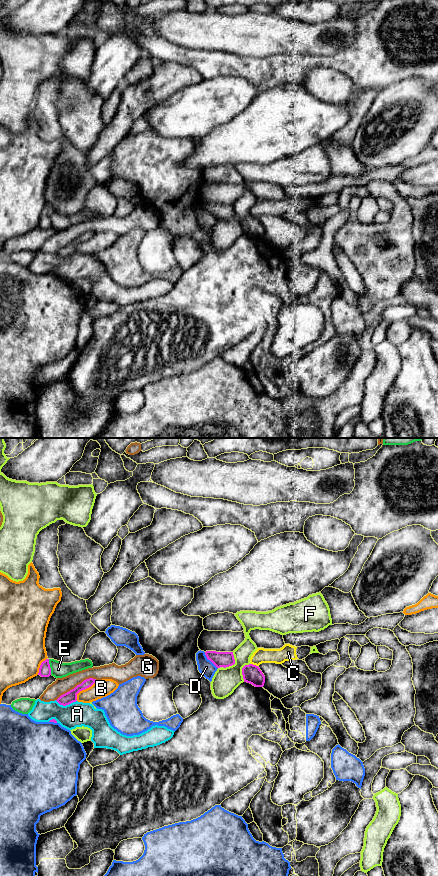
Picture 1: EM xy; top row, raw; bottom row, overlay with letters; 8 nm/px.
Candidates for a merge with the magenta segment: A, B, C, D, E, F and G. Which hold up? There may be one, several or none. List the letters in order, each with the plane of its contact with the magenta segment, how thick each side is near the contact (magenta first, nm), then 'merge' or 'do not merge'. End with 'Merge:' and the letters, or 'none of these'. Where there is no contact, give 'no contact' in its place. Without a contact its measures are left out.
A: meets magenta in xy; 90 nm thick on the magenta side, 200 nm on the other; do not merge
B: meets magenta in xy; 90 nm thick on the magenta side, 140 nm on the other; do not merge
C: meets magenta in xy; 150 nm thick on the magenta side, 120 nm on the other; do not merge
D: meets magenta in xy; 130 nm thick on the magenta side, 120 nm on the other; do not merge
E: meets magenta in xy; 100 nm thick on the magenta side, 130 nm on the other; do not merge
F: meets magenta in xy; 130 nm thick on the magenta side, 200 nm on the other; do not merge
G: meets magenta in xy; 90 nm thick on the magenta side, 130 nm on the other; do not merge
Merge: none of these

